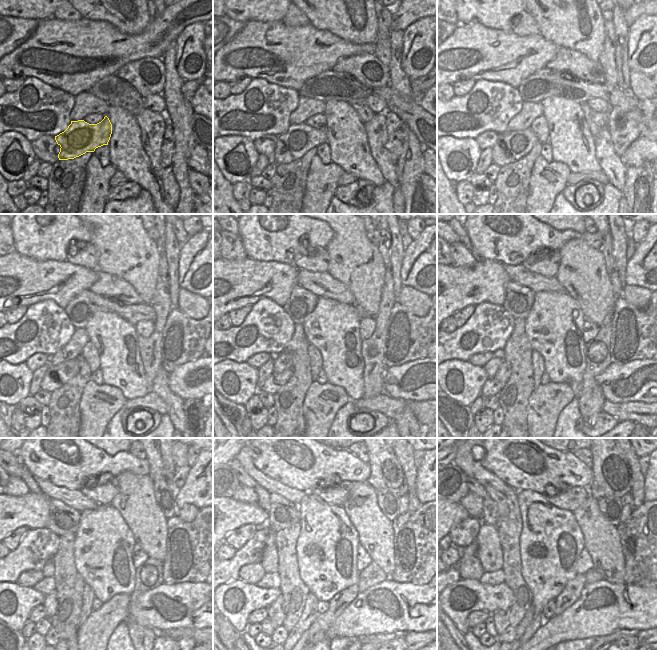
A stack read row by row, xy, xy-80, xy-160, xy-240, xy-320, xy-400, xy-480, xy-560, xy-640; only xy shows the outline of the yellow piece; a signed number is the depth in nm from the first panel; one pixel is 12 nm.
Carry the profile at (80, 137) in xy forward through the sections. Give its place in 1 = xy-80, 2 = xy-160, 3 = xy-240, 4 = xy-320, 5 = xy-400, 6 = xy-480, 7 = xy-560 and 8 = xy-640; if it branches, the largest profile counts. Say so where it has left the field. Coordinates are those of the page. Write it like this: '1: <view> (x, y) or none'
1: xy-80 (300, 138)
2: xy-160 (518, 143)
3: xy-240 (56, 376)
4: xy-320 (273, 383)
5: xy-400 (492, 387)
6: xy-480 (38, 613)
7: xy-560 (257, 616)
8: xy-640 (477, 617)

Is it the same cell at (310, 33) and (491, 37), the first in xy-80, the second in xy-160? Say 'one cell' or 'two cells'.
one cell

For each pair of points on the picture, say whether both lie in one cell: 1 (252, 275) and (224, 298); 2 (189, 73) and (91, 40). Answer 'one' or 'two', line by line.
1: one
2: two

